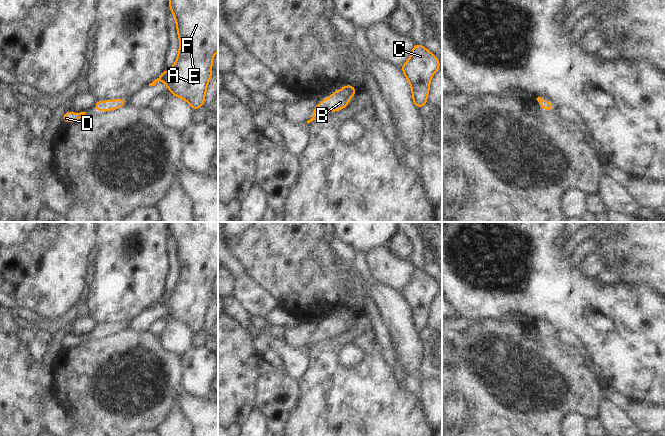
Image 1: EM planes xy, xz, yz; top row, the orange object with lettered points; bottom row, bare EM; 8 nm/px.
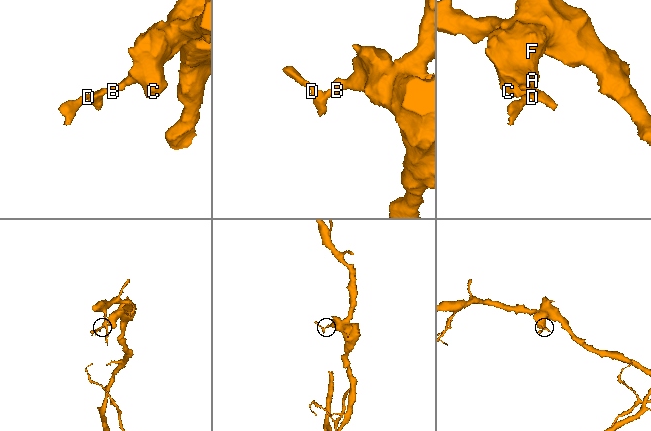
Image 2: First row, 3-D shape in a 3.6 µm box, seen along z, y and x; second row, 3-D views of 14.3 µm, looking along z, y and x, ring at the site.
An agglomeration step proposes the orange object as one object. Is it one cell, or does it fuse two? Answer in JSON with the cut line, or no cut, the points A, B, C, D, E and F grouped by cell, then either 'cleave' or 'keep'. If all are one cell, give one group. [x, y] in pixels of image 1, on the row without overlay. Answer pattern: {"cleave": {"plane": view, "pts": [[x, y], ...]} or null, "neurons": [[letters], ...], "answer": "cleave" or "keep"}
{"cleave": null, "neurons": [["A", "B", "C", "D", "E", "F"]], "answer": "keep"}

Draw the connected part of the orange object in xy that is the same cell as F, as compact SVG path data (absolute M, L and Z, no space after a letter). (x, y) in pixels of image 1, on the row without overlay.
M169 222L179 259L179 277L171 294L163 294L149 310L164 305L174 320L187 325L193 335L203 330L206 313L213 295L213 280L218 275L218 222Z

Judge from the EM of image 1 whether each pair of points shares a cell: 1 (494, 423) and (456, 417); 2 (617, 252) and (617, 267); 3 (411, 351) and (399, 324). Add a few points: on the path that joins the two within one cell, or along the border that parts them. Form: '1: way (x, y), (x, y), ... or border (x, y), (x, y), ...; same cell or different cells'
1: border (462, 396), (468, 403), (467, 425); different cells
2: border (629, 262), (615, 261), (606, 265); different cells
3: way (408, 344), (402, 331); same cell

